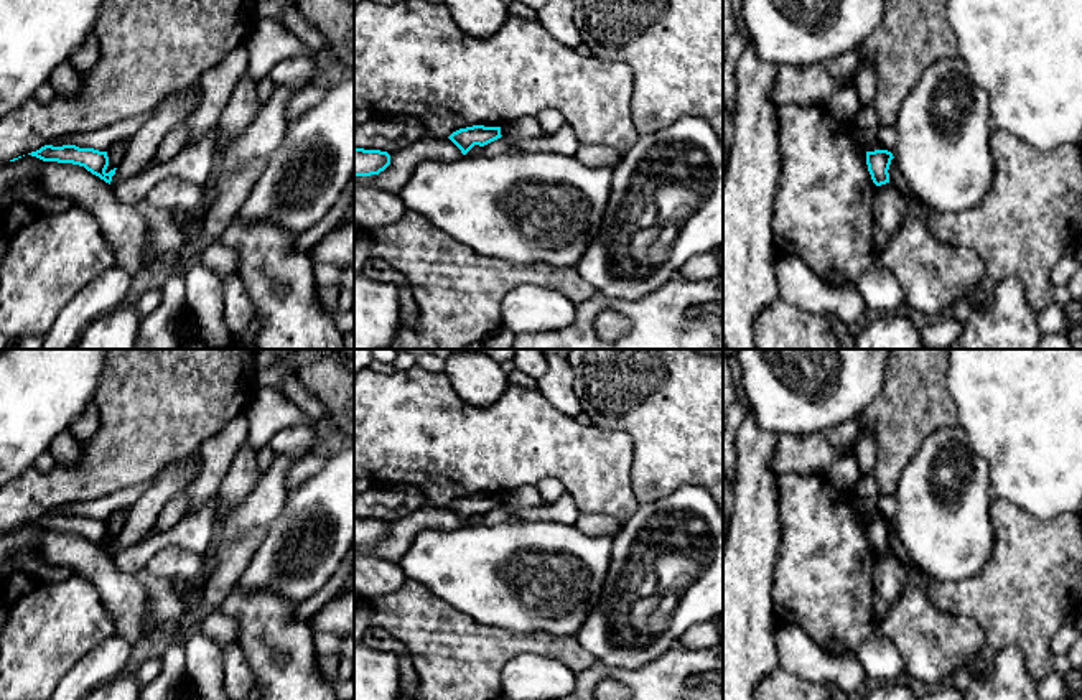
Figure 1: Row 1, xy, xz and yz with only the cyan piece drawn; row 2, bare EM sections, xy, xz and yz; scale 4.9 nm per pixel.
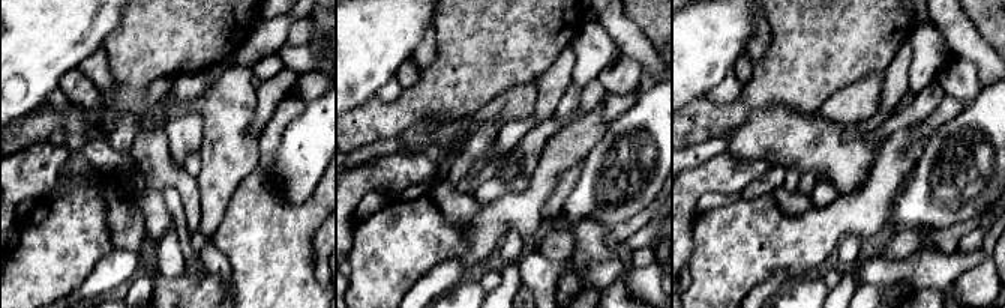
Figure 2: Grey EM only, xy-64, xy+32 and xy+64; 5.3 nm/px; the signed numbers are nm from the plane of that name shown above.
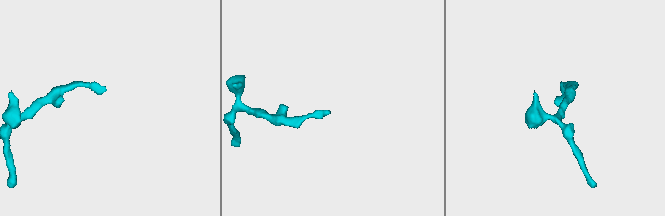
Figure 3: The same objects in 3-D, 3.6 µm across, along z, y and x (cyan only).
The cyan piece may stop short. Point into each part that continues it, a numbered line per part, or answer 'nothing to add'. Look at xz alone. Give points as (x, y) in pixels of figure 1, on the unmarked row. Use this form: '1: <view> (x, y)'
nothing to add

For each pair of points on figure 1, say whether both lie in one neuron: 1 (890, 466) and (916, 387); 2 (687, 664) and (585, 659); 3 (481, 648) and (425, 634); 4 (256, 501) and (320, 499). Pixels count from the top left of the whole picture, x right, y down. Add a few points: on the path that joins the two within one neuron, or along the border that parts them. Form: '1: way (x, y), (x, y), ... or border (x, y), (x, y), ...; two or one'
1: way (896, 447), (900, 419), (909, 407); one
2: border (596, 661), (577, 676); two
3: way (468, 648), (448, 648), (438, 638); one
4: border (289, 493), (284, 508), (264, 534); two

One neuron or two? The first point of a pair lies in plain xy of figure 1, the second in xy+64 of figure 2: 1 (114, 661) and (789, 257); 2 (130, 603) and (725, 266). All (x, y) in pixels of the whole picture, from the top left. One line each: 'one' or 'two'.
1: two
2: two

